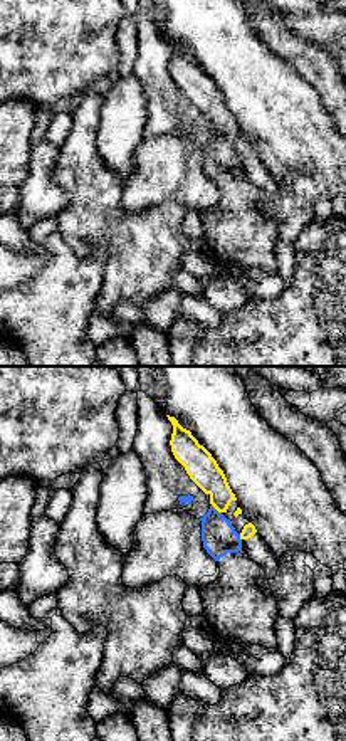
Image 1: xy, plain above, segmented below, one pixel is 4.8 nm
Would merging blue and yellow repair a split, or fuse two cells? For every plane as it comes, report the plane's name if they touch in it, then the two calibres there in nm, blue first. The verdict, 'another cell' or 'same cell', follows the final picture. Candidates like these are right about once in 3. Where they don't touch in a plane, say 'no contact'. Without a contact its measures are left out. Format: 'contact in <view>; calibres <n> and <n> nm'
contact in xy; calibres 170 and 150 nm

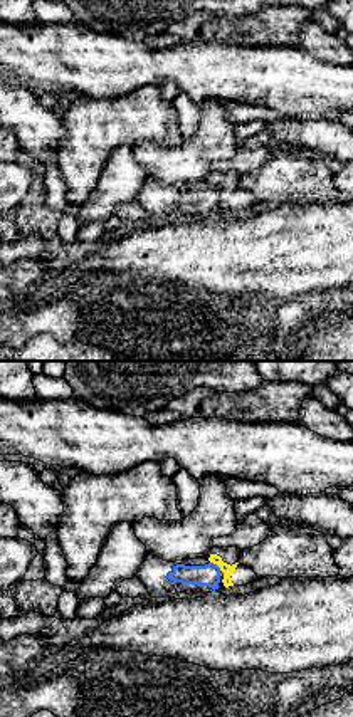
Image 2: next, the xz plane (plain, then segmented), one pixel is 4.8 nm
contact in xz; calibres 110 and 60 nm

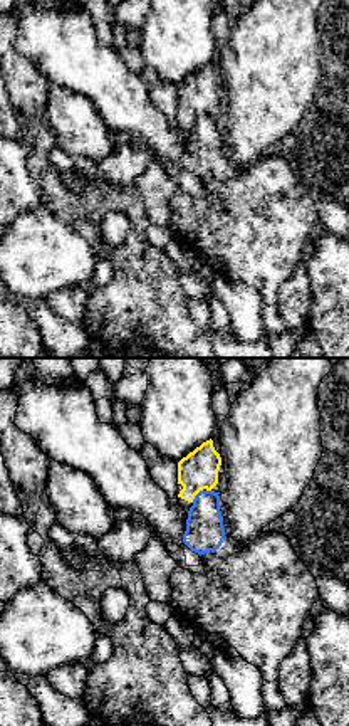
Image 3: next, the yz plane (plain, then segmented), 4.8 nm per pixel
contact in yz; calibres 180 and 180 nm

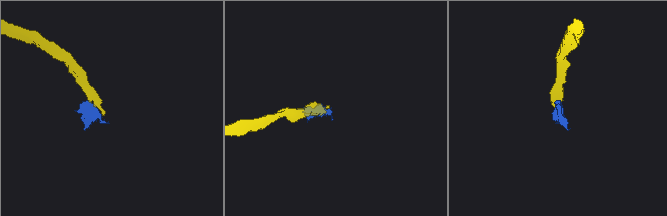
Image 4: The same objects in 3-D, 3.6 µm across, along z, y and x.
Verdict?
another cell

